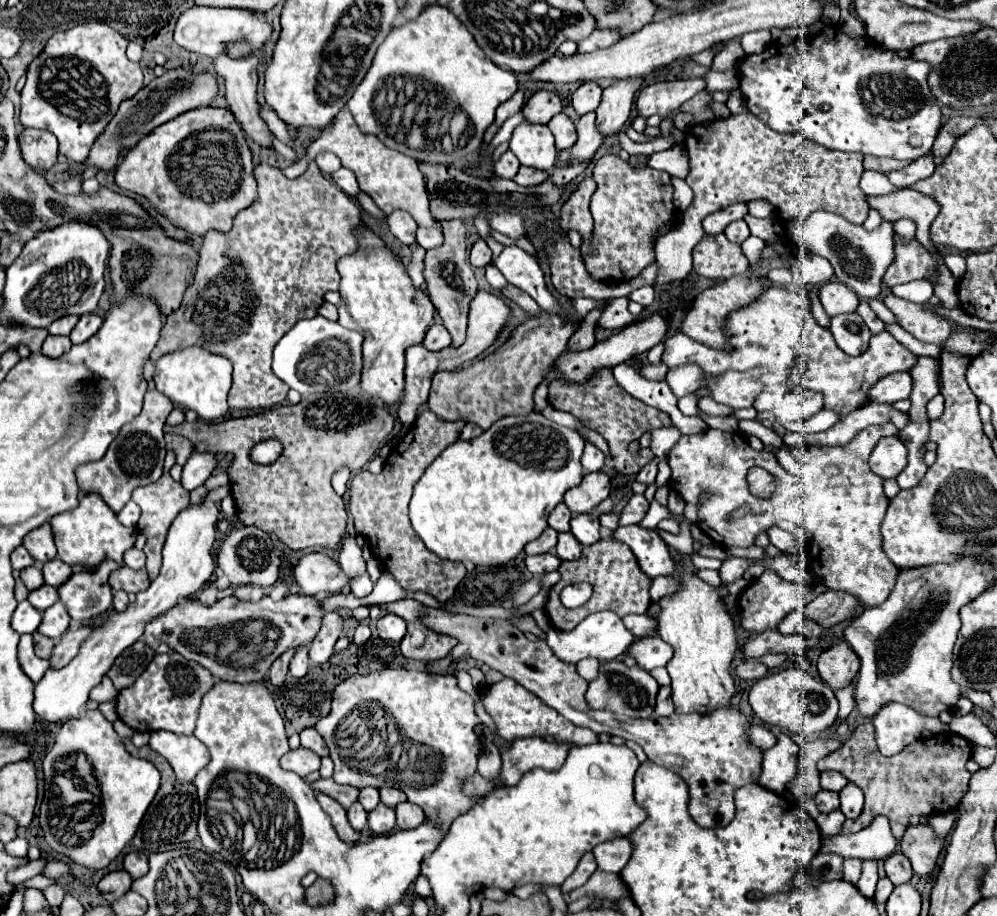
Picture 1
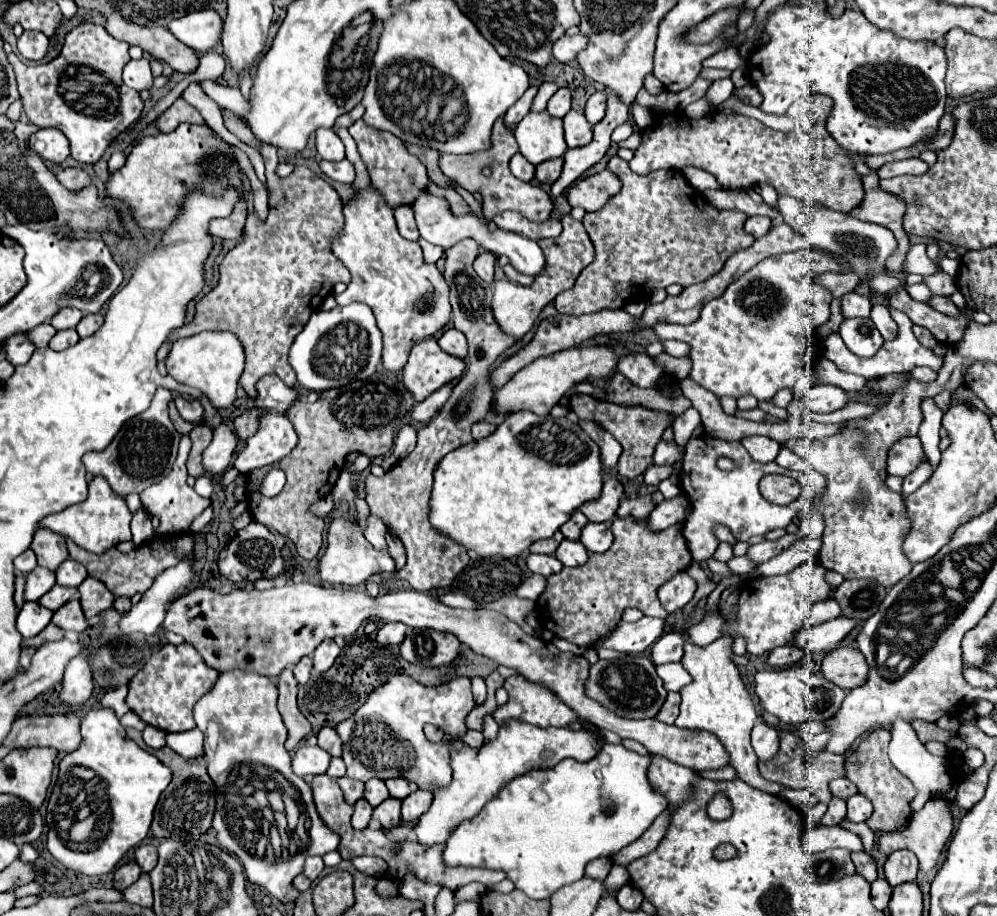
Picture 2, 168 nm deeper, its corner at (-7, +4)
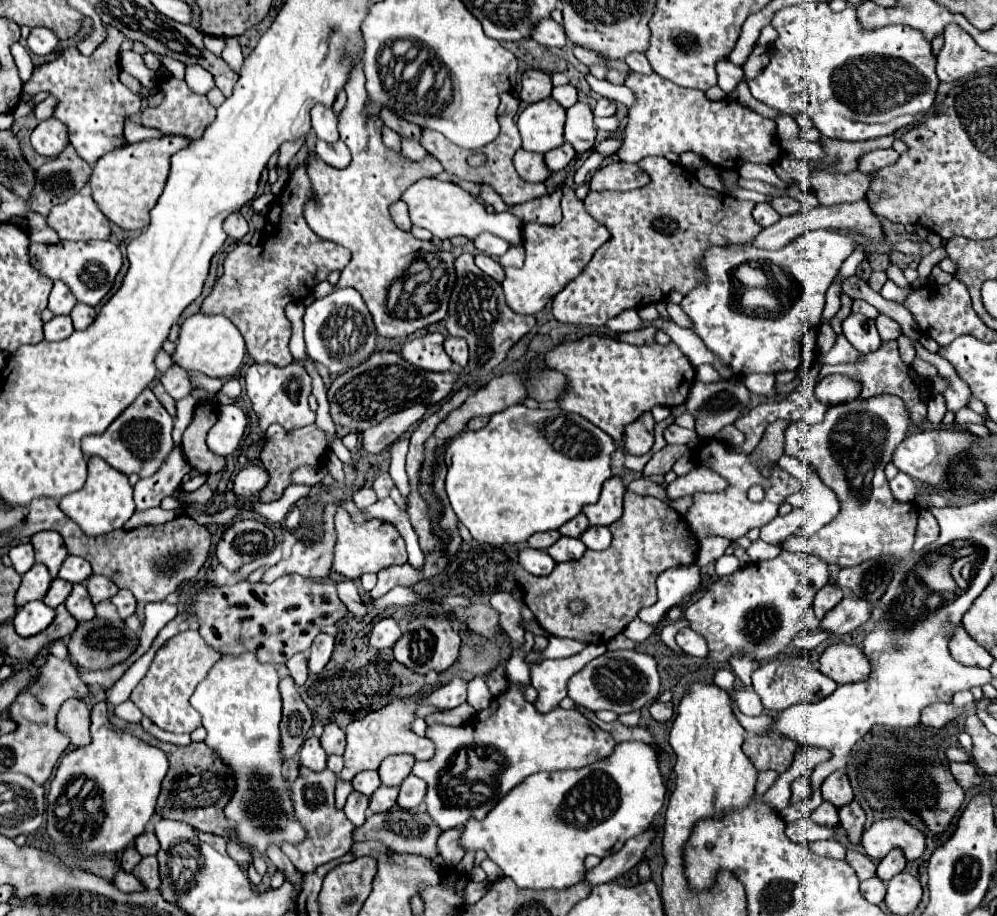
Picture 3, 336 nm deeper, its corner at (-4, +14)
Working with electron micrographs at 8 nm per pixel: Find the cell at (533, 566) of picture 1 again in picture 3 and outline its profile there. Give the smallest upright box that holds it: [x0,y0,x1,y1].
[518,547,556,575]

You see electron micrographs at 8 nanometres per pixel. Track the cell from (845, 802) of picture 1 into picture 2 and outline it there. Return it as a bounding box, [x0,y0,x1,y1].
[847,793,873,823]

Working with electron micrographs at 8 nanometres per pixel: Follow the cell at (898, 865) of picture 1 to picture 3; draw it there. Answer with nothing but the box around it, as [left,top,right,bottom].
[878,849,906,883]

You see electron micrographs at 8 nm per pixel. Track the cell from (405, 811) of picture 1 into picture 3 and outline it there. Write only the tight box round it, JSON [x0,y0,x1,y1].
[398,775,426,809]

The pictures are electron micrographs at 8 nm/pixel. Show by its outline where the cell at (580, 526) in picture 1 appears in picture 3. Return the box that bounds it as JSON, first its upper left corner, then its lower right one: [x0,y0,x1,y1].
[580,525,610,551]

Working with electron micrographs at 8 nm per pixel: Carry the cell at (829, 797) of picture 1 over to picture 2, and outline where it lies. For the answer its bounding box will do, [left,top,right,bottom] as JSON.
[823,797,845,825]

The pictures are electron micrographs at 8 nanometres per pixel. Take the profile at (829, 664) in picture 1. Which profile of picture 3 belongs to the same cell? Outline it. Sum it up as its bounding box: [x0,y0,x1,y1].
[820,643,870,685]

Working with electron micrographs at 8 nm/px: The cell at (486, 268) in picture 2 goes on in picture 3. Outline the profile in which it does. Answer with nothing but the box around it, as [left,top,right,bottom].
[476,253,504,281]

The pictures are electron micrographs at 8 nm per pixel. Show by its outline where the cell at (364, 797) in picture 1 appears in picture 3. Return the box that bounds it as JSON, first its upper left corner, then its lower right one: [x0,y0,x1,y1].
[352,771,380,797]

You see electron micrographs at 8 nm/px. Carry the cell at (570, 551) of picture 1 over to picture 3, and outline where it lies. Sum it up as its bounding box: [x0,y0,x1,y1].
[548,537,586,563]

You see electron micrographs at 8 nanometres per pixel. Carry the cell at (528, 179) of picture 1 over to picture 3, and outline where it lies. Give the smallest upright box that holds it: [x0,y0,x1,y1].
[544,143,576,171]

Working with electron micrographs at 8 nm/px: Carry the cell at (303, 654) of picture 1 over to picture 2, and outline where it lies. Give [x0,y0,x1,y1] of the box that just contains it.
[293,657,313,683]

